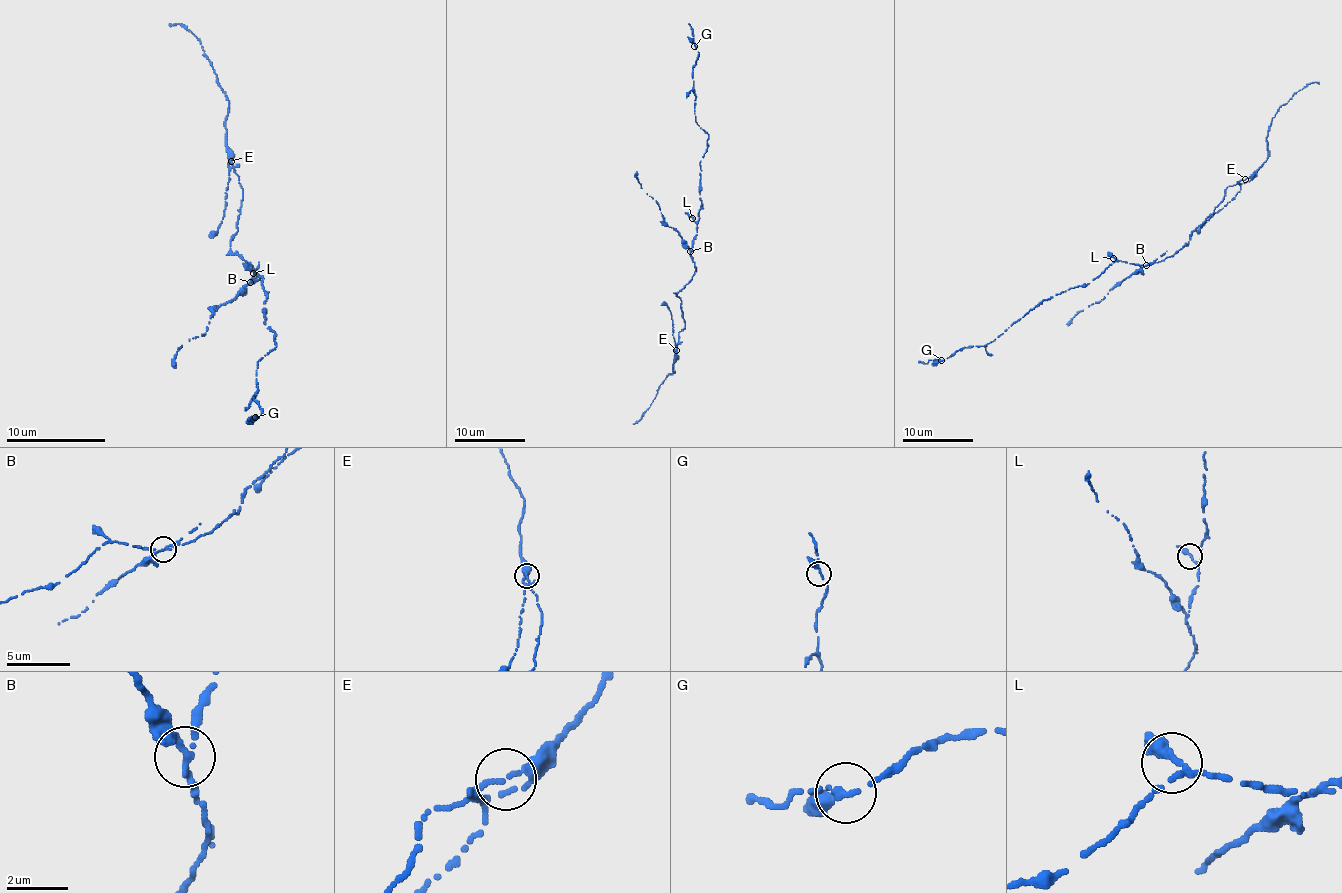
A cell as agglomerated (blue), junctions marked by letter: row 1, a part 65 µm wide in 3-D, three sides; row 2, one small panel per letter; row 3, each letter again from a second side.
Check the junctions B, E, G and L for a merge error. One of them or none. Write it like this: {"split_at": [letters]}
{"split_at": ["B"]}

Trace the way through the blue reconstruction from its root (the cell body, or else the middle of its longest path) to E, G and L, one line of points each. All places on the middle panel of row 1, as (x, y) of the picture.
E: (692, 259), (696, 271), (676, 294), (681, 301), (680, 308), (685, 322), (685, 327), (678, 333), (676, 350)
G: (692, 259), (701, 208), (699, 162), (708, 139), (694, 113), (692, 67), (699, 53), (694, 46)
L: (692, 259), (692, 241), (697, 232), (697, 224), (692, 218)

